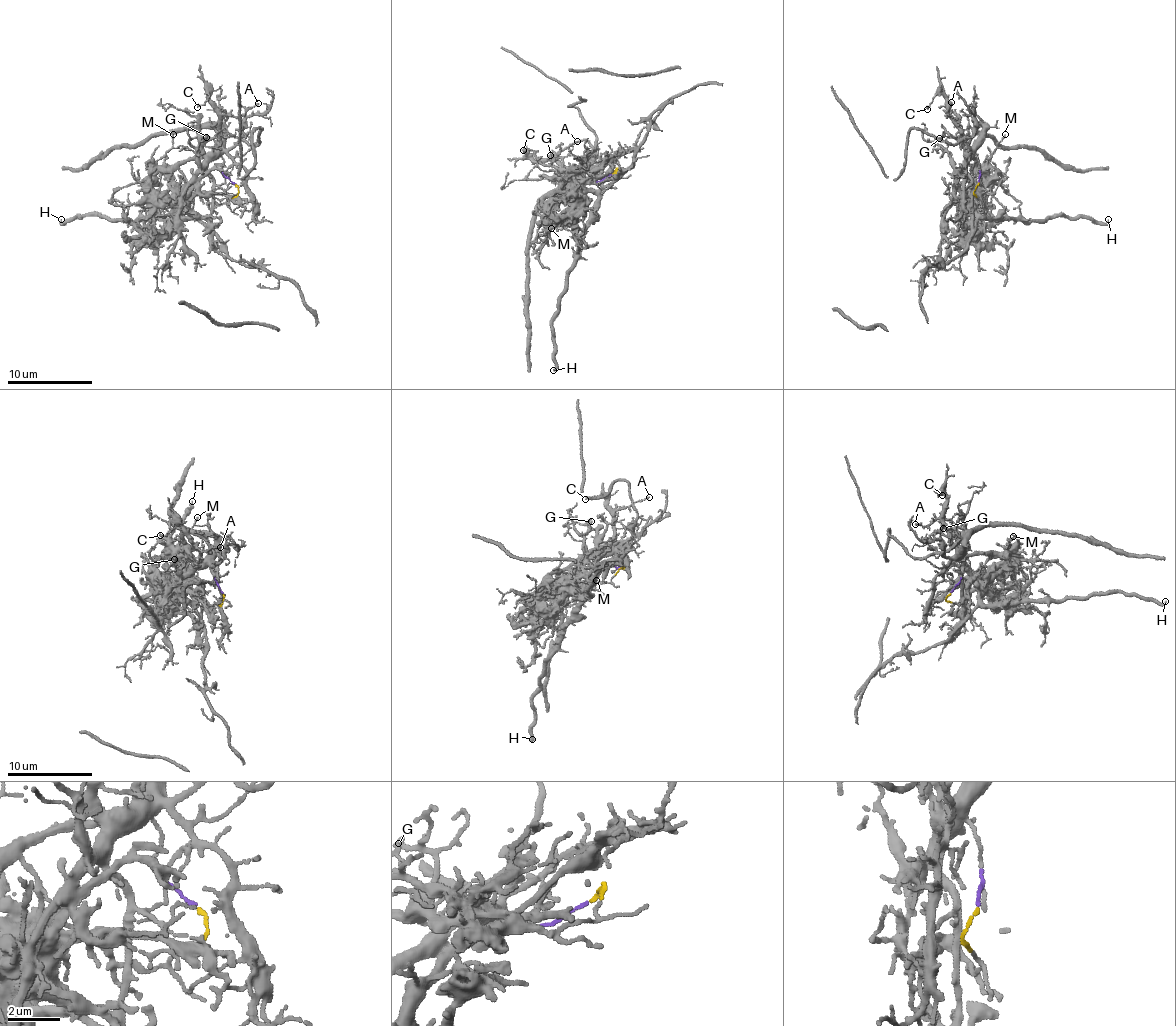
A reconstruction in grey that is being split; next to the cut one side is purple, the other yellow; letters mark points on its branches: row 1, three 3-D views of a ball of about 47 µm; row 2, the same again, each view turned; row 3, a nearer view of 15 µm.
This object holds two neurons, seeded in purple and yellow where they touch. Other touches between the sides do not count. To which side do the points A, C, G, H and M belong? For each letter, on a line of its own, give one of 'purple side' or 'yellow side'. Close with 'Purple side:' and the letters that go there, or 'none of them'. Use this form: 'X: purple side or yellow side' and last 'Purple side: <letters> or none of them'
A: purple side
C: purple side
G: purple side
H: yellow side
M: purple side
Purple side: A, C, G, M

